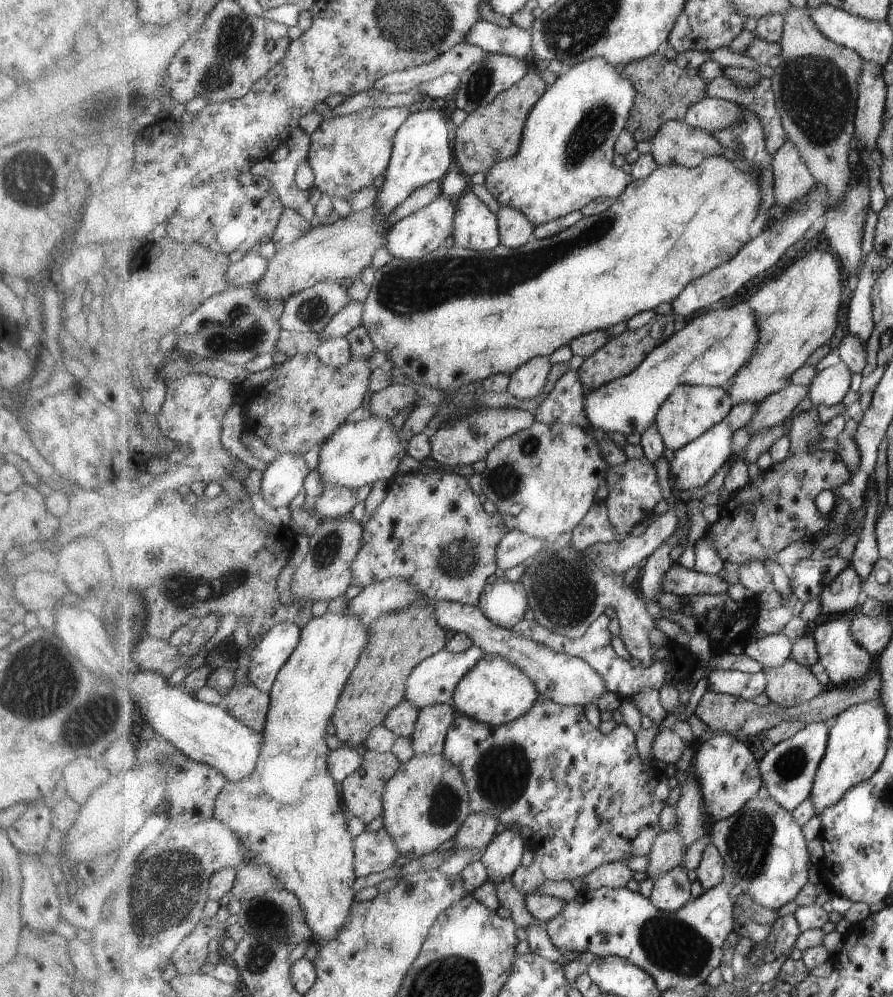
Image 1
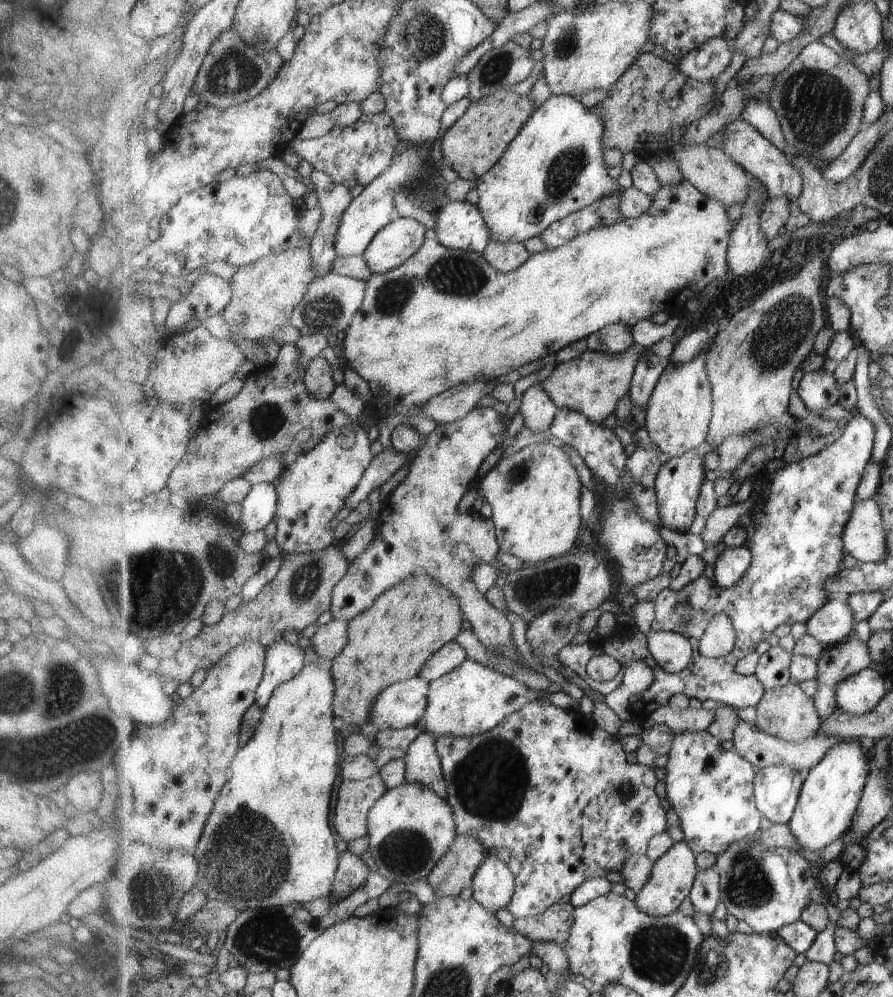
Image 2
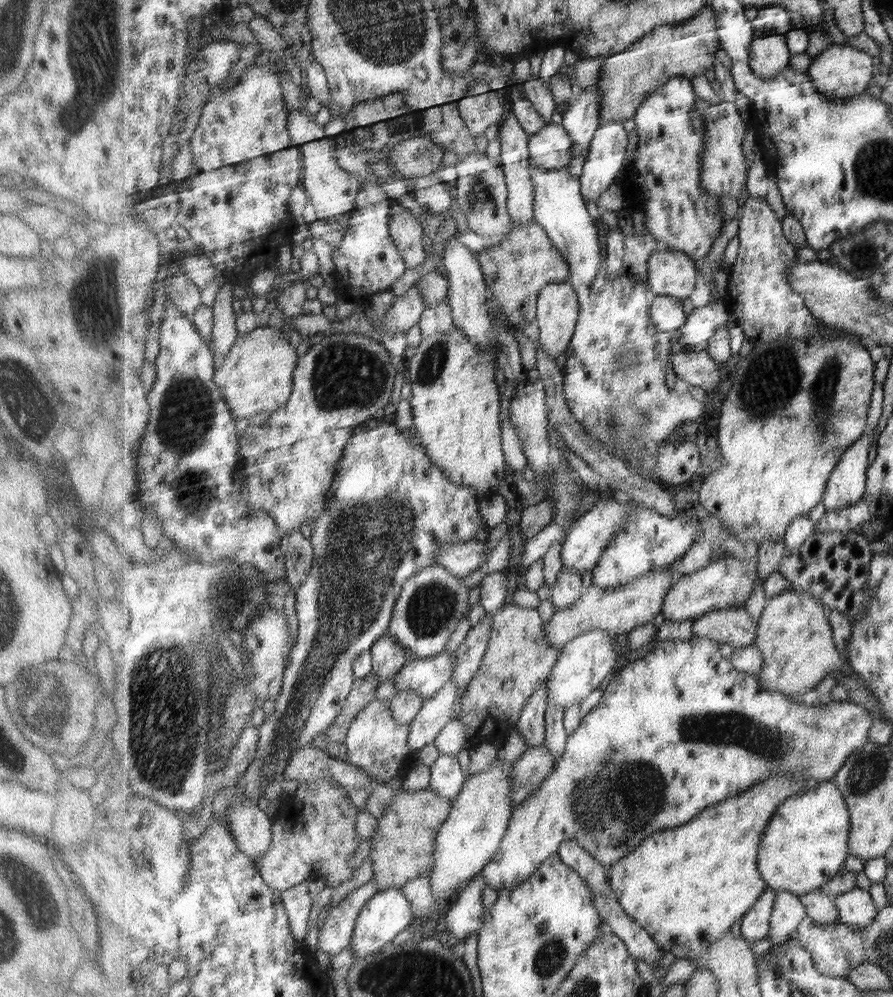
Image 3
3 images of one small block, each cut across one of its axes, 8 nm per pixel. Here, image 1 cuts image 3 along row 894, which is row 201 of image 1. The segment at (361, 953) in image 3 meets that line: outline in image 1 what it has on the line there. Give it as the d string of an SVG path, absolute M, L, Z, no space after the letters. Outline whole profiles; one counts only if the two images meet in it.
M433 108L413 112L394 138L393 158L374 206L387 216L391 215L417 188L429 182L442 181L453 164L453 154L451 132L443 114Z

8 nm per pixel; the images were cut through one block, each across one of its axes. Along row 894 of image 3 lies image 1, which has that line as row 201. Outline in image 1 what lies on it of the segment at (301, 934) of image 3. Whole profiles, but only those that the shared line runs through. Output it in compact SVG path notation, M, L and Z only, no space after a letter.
M299 126L293 130L291 156L287 160L261 160L250 171L259 178L267 178L273 185L280 188L279 199L287 208L293 208L298 214L310 222L315 216L315 206L311 204L310 192L304 192L295 183L297 168L303 160L308 160L312 144L311 134Z

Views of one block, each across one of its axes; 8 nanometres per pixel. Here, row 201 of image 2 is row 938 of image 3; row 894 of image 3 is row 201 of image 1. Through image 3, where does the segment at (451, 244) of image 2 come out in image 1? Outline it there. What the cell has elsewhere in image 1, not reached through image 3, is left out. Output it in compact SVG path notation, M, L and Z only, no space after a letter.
M468 190L458 200L457 208L452 236L457 247L485 252L501 245L498 216L481 202L477 194Z

